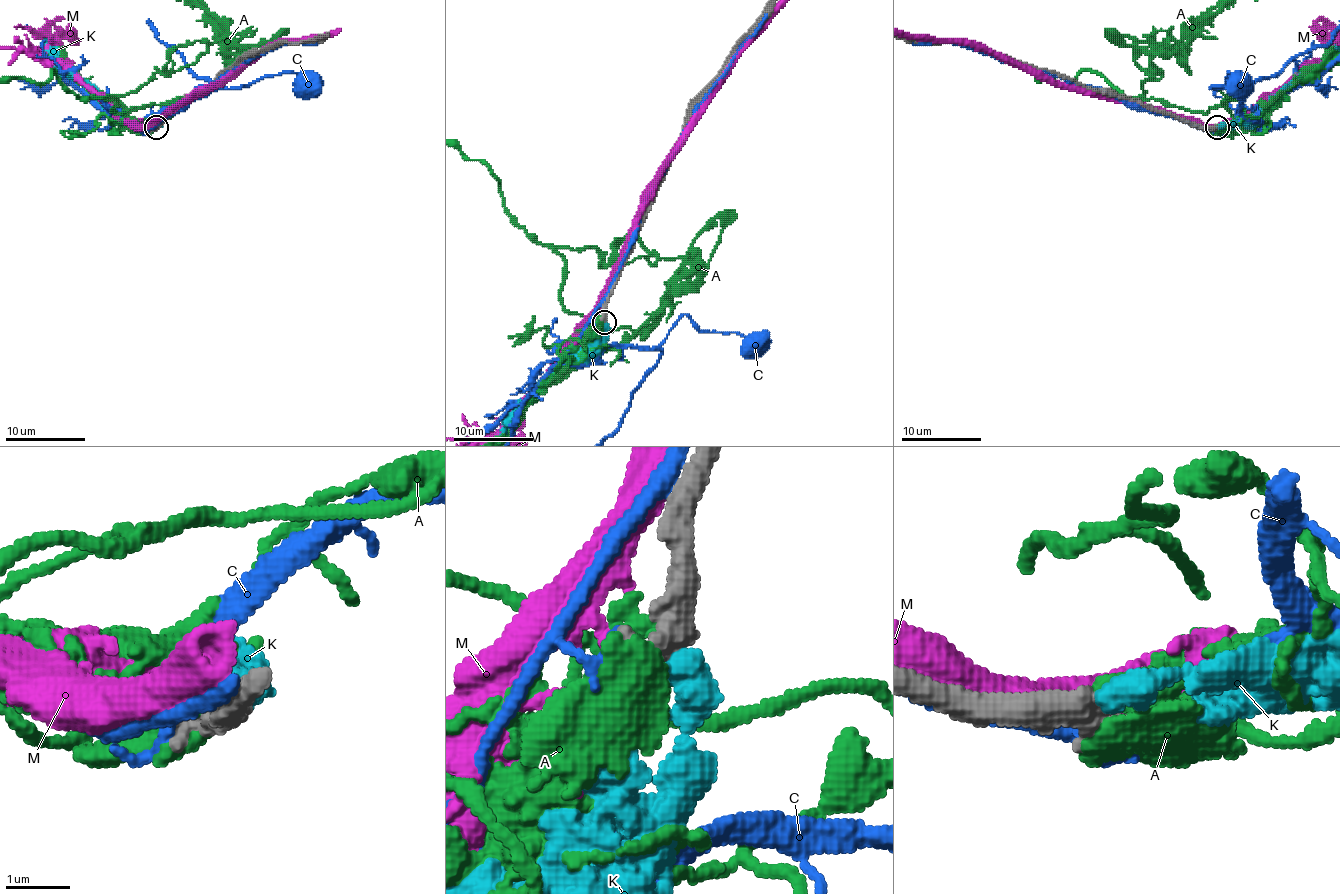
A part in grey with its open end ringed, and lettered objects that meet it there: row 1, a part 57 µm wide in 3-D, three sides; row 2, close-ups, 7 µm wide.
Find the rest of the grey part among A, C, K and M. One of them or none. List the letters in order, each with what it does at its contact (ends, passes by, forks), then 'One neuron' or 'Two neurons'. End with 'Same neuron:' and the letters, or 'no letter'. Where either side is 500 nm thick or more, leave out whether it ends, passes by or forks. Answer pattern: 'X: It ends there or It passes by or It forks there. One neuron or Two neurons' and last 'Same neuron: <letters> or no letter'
A: Two neurons
C: It ends there. Two neurons
K: One neuron
M: It ends there. Two neurons
Same neuron: K

